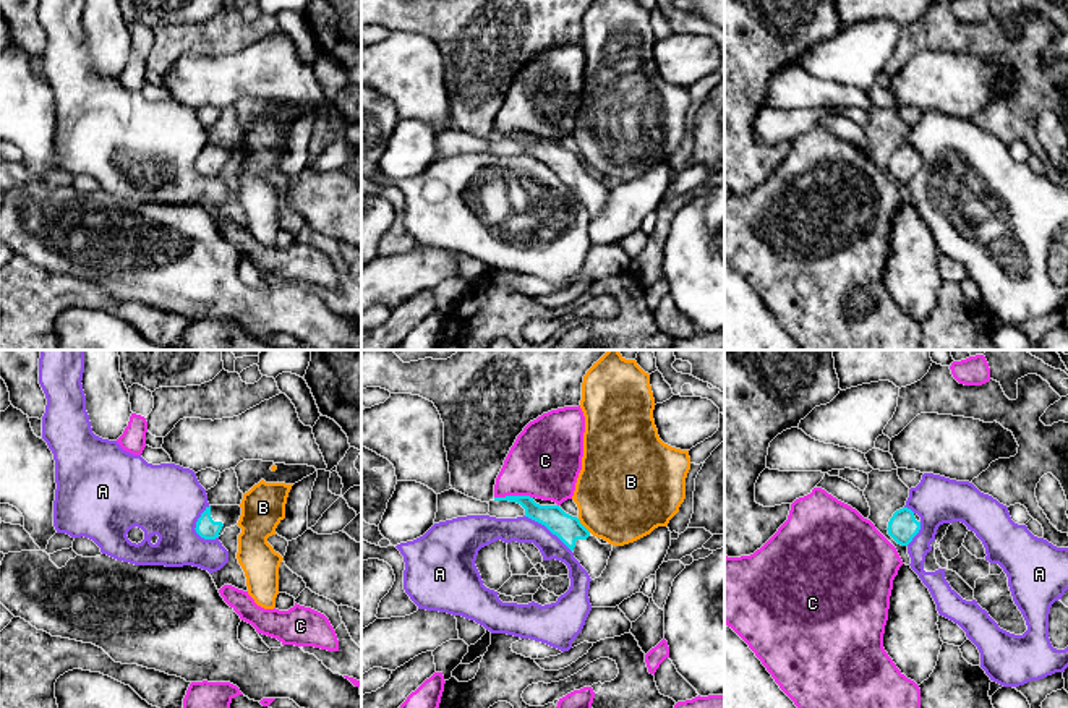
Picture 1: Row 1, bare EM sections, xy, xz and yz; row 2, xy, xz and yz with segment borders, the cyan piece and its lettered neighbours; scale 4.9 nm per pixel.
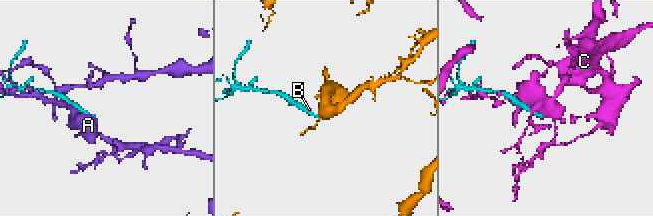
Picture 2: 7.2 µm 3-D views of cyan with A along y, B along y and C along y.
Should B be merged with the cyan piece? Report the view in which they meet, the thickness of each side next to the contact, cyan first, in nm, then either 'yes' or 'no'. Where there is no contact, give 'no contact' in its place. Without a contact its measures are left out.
xz | 140/460 nm | no

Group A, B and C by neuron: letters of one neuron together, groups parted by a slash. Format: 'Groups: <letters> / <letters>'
Groups: A / B / C

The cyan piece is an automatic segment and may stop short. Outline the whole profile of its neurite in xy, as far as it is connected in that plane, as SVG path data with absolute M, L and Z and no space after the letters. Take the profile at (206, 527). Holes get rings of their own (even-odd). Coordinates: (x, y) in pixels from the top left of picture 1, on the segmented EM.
M209 505L196 522L196 533L204 540L216 540L240 520L240 505Z

